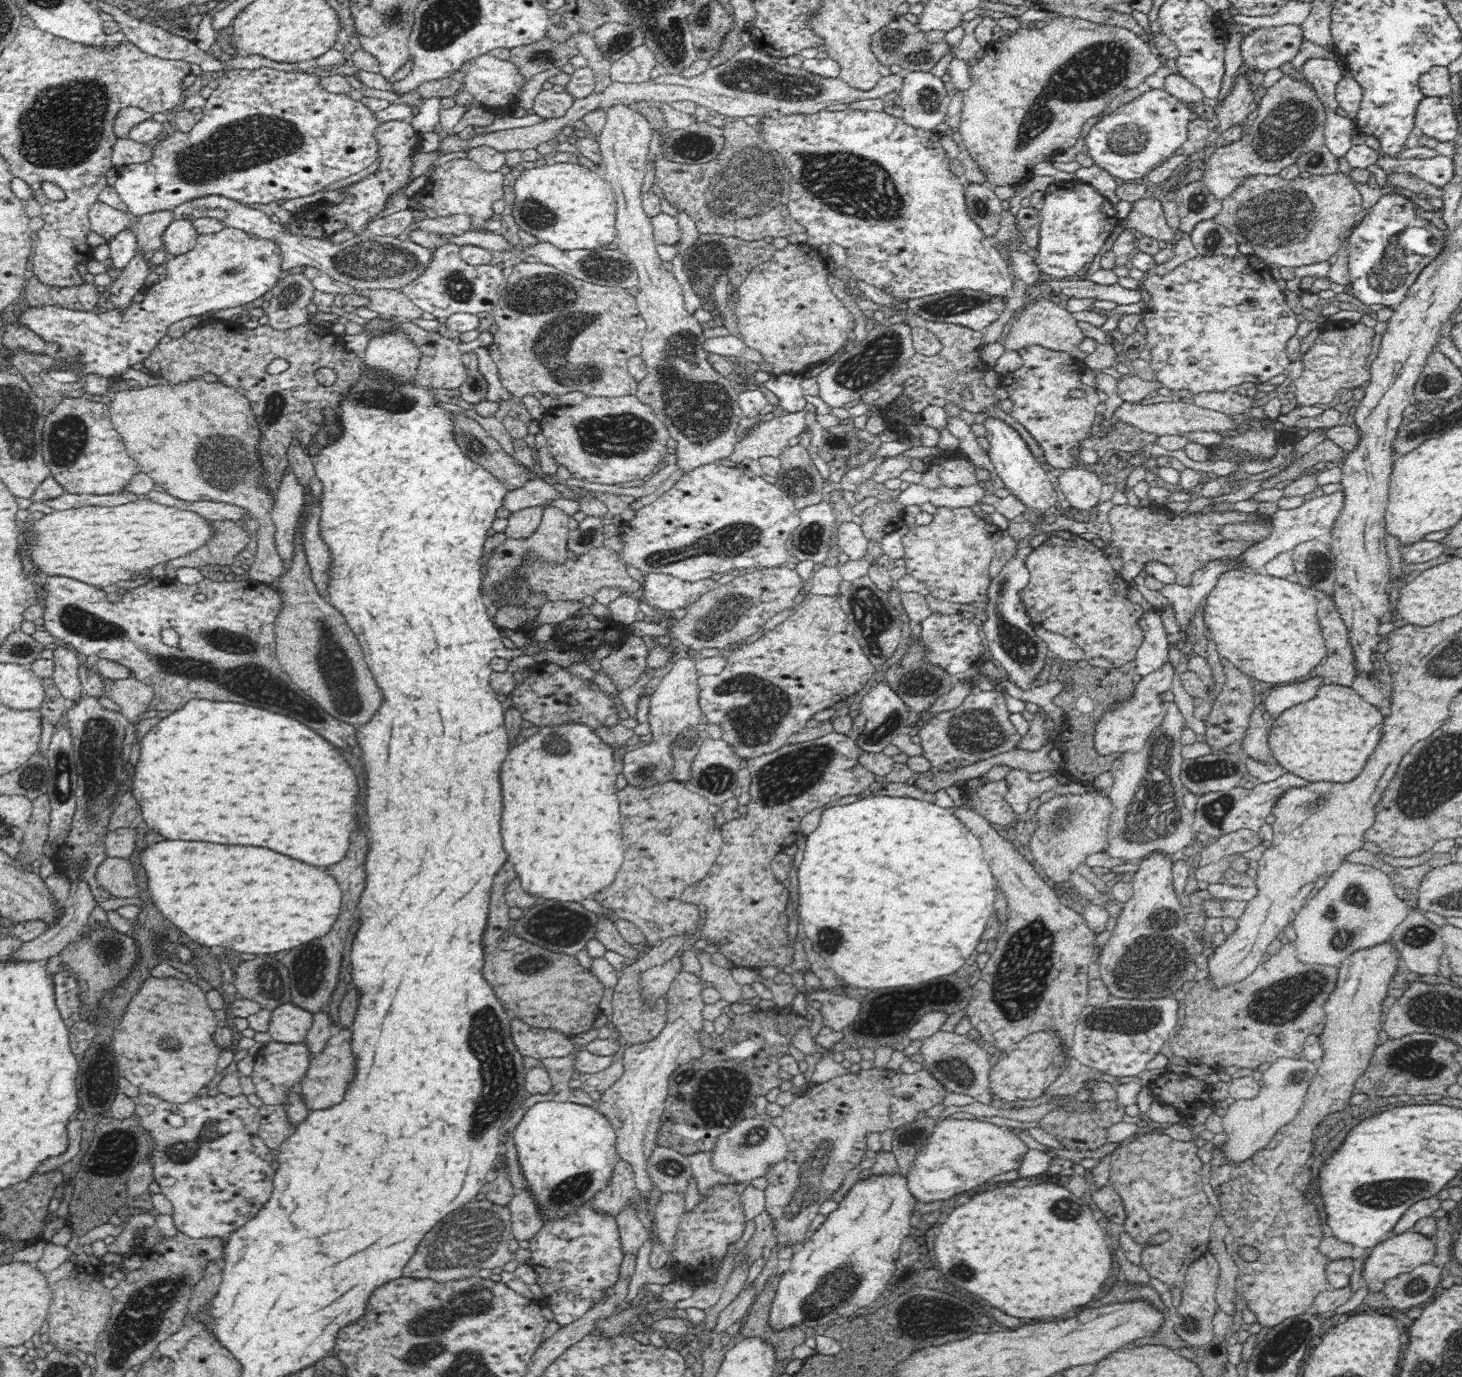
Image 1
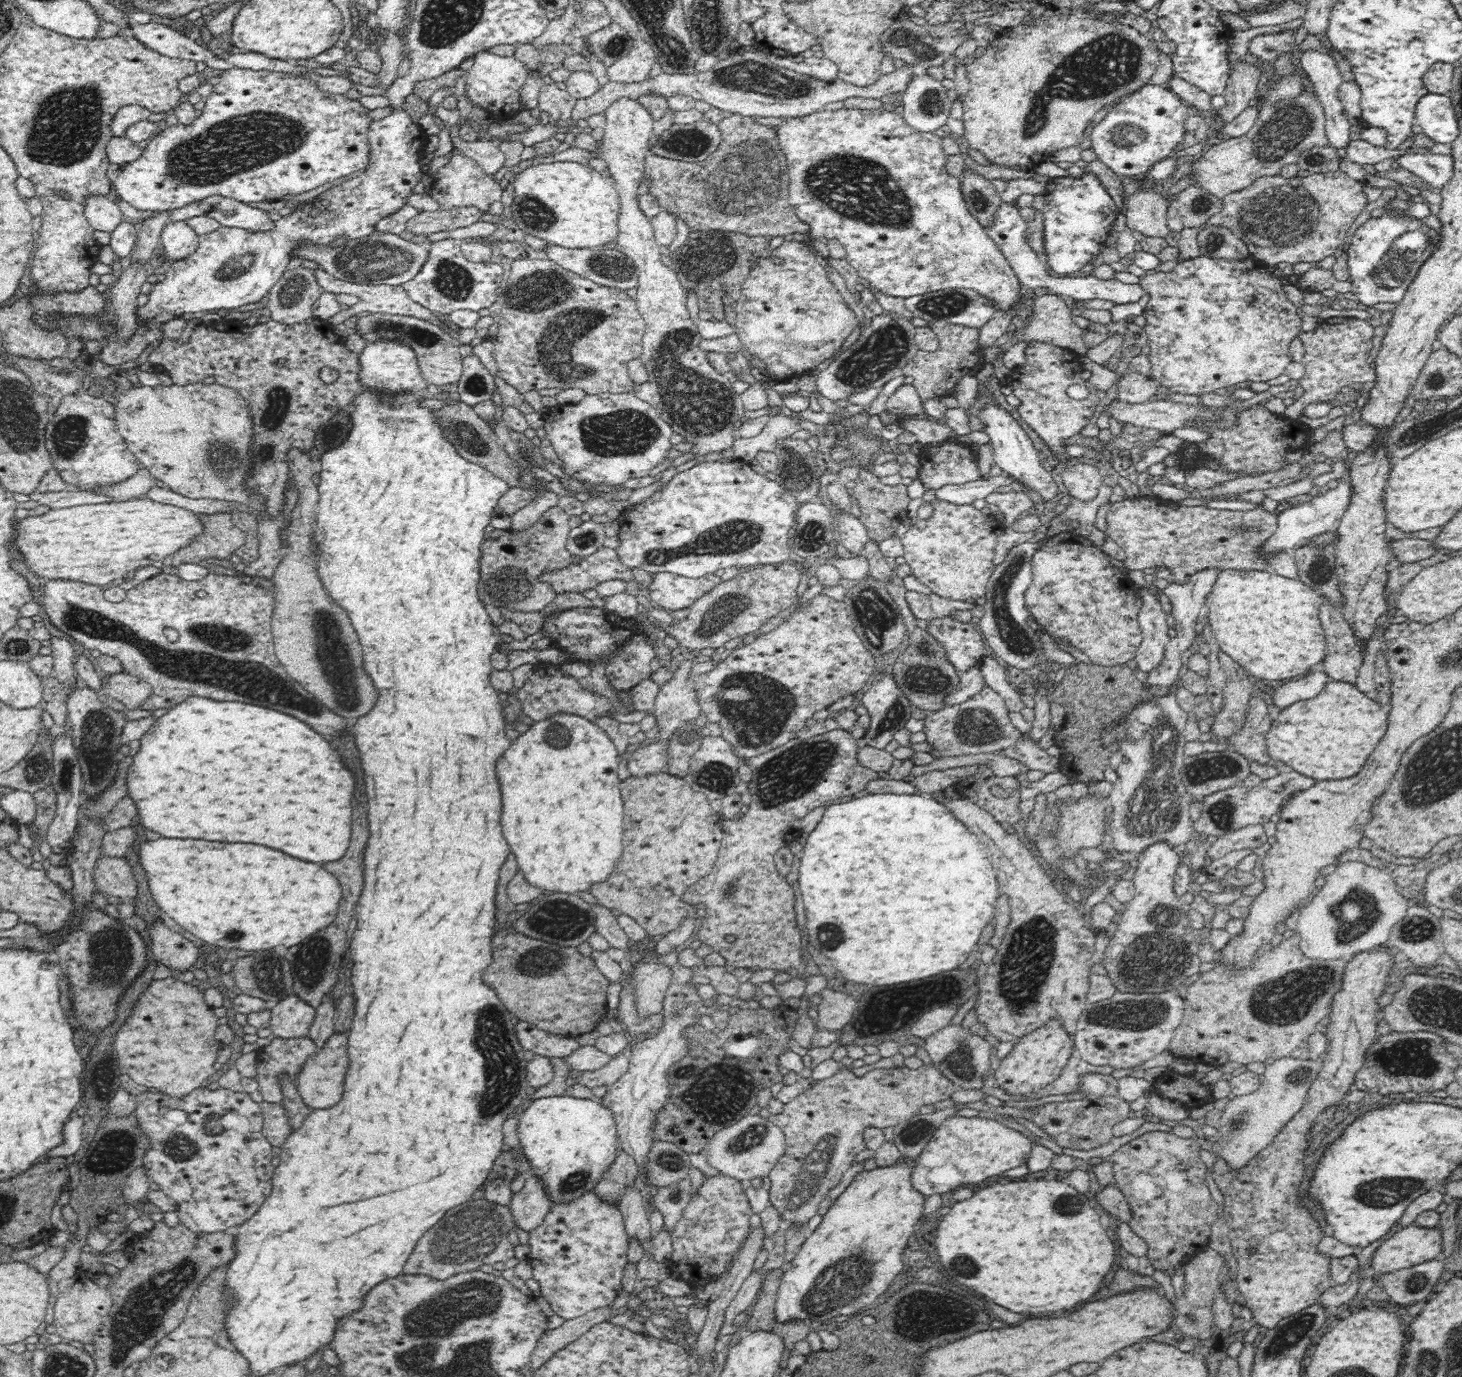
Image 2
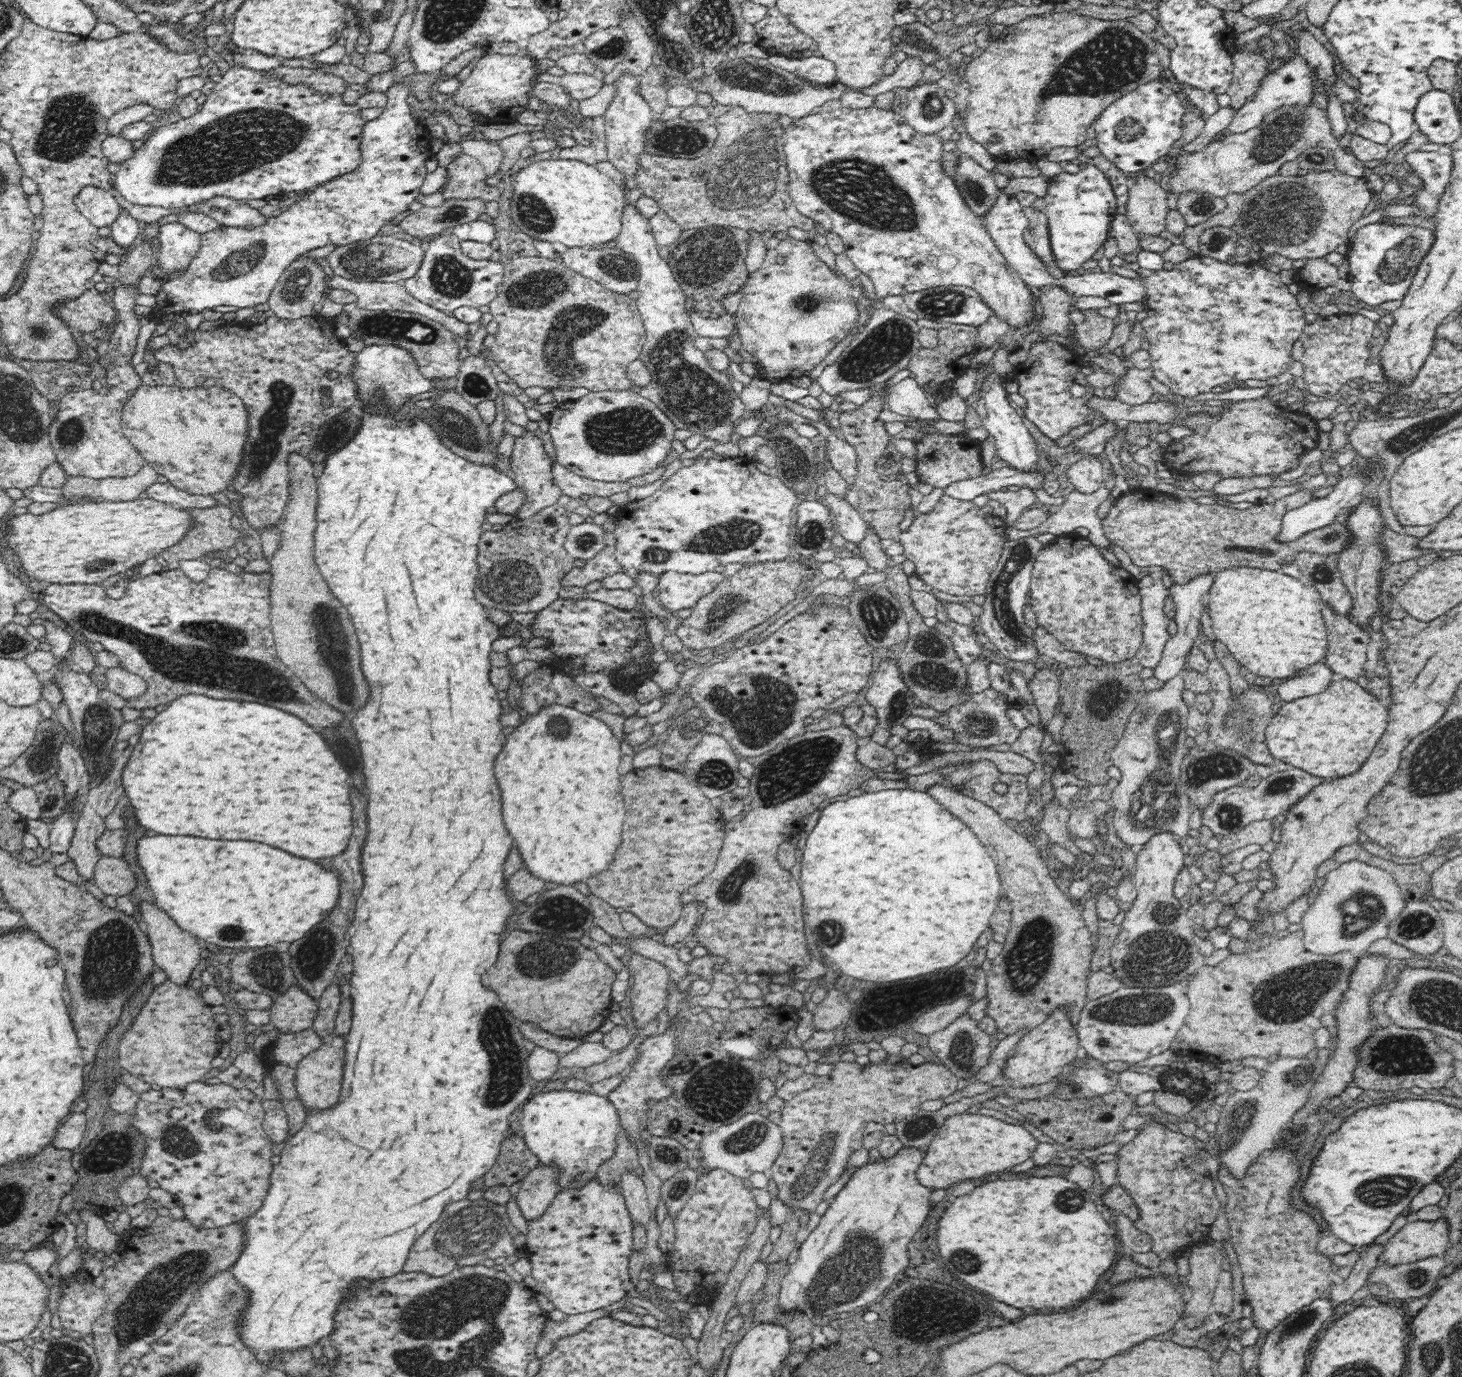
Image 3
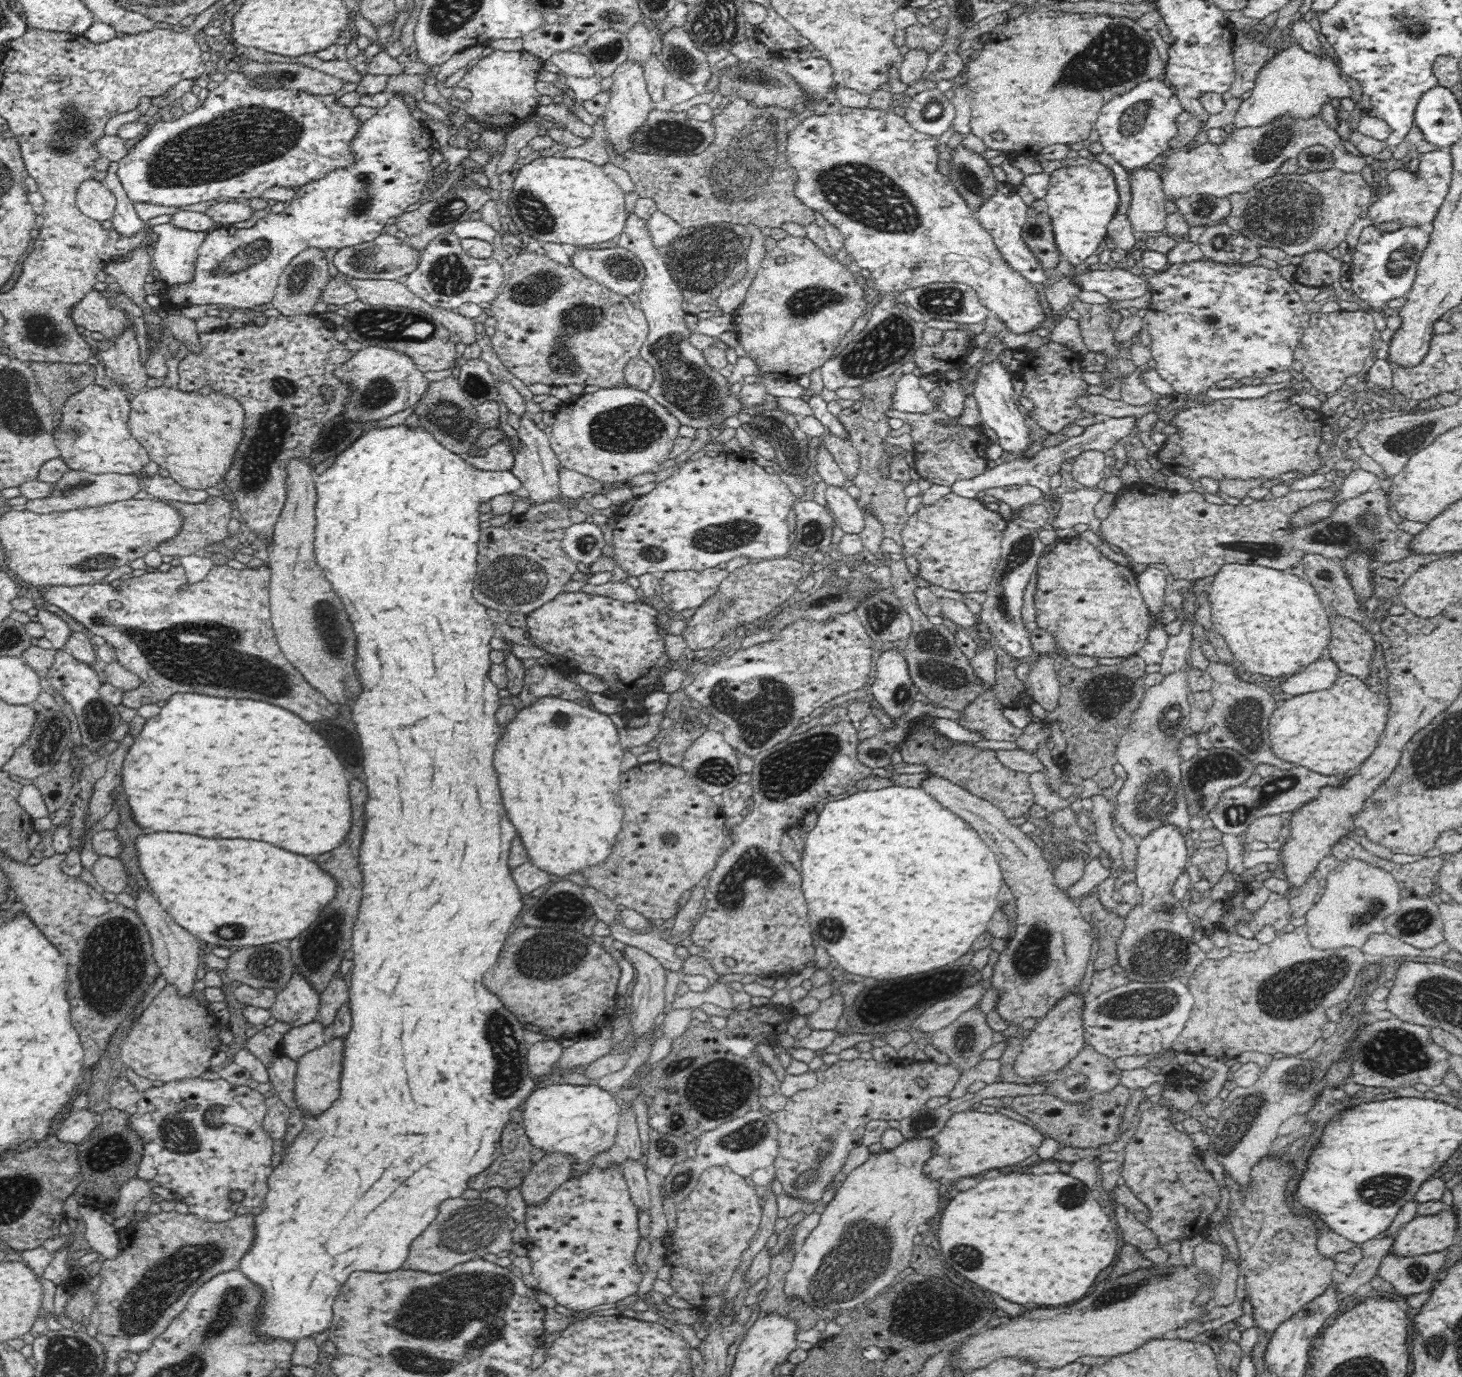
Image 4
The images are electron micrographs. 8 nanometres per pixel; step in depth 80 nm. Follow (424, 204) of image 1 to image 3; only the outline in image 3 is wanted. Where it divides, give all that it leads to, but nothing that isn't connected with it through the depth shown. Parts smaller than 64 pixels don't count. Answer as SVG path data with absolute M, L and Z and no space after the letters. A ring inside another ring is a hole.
M461 152L456 157L453 158L452 162L446 167L447 176L445 177L444 184L440 187L439 191L442 193L444 202L452 199L482 199L484 204L487 202L497 201L500 198L500 190L496 186L488 185L486 179L488 176L484 171L484 168L480 165L478 160L468 156Z

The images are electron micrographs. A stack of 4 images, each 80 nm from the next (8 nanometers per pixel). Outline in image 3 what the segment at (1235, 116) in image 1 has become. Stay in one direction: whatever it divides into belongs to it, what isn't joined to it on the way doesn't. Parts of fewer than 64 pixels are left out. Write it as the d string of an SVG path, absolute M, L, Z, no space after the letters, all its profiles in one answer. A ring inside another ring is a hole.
M1241 51L1232 53L1234 65L1233 76L1227 94L1230 97L1229 106L1236 112L1242 108L1250 96L1256 94L1266 70L1266 58Z

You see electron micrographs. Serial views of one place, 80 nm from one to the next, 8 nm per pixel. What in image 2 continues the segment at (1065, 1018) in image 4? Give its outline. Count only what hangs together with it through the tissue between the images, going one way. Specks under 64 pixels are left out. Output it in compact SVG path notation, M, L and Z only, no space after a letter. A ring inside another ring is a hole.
M1050 1019L1044 1026L1018 1039L1014 1050L994 1070L994 1078L998 1086L1004 1088L1008 1094L1038 1092L1062 1074L1062 1068L1066 1066L1067 1058L1070 1058L1073 1049L1073 1036L1064 1031L1058 1019Z

